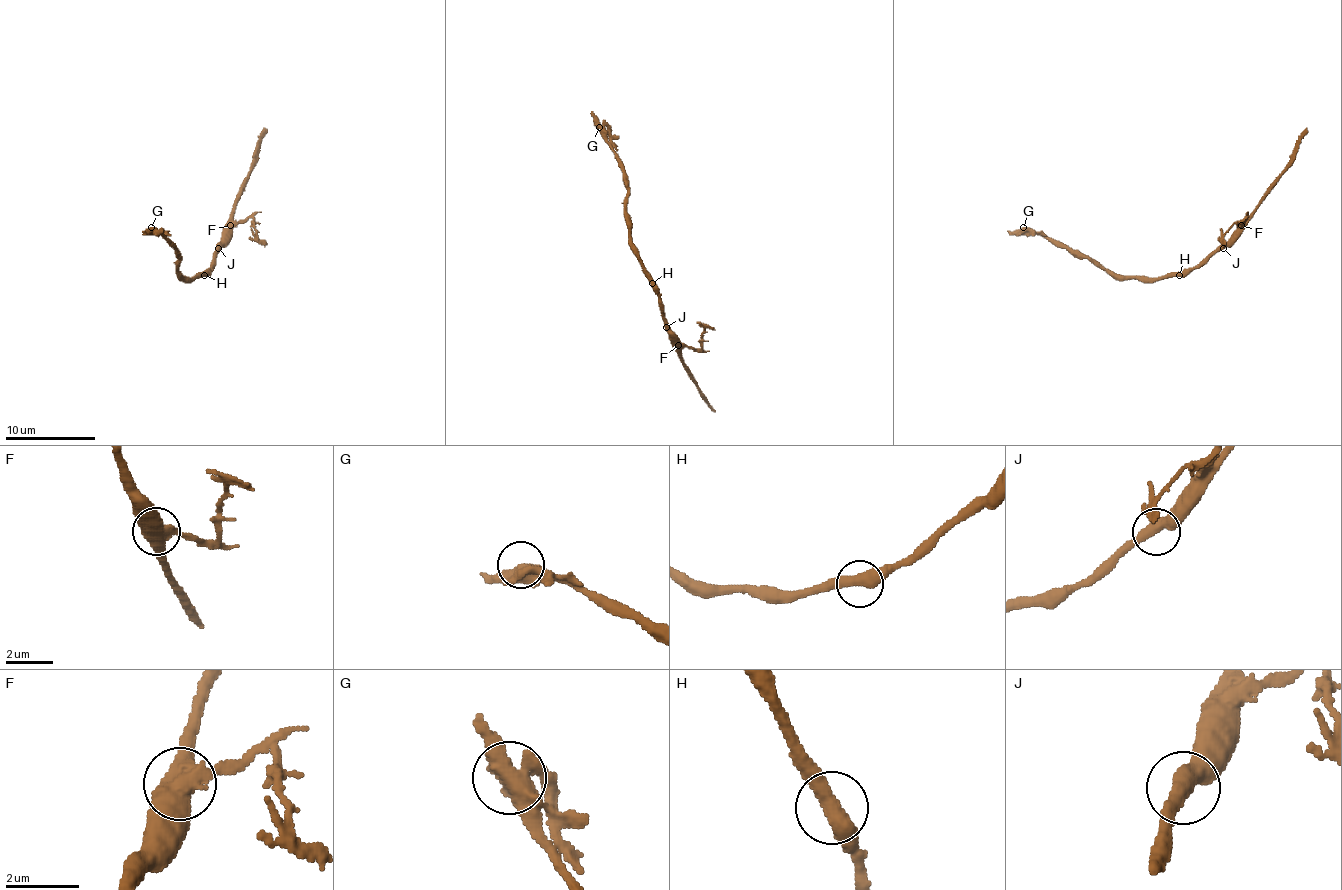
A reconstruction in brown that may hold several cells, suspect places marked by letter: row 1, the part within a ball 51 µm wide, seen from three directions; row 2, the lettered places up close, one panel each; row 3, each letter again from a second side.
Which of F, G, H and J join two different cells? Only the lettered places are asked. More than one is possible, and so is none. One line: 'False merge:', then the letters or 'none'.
False merge: F

